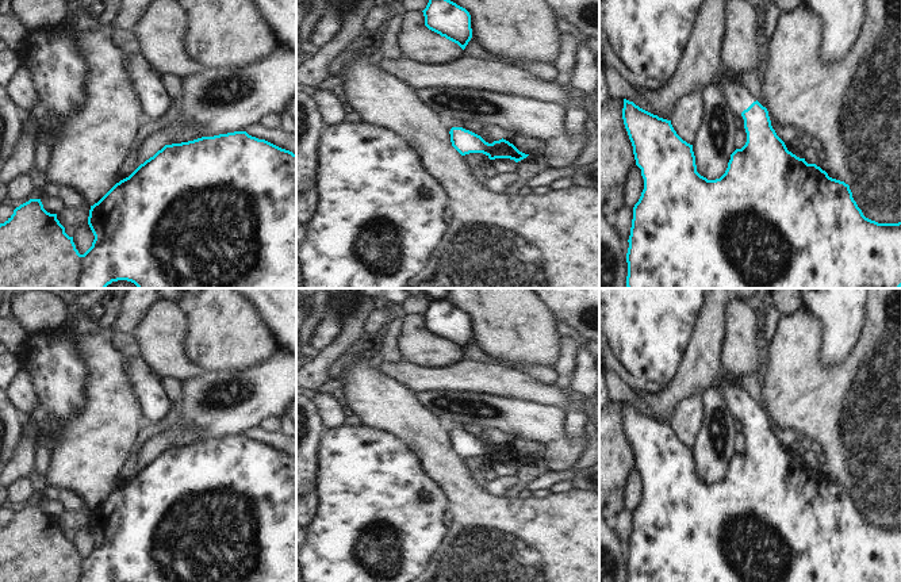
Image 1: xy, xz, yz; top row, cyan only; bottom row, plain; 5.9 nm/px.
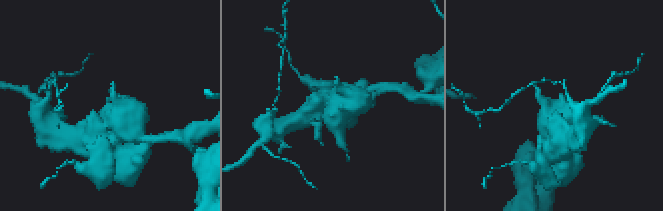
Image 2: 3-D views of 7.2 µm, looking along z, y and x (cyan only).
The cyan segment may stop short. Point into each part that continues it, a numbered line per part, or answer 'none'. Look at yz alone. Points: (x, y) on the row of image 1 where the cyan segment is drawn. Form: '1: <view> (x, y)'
1: yz (739, 96)

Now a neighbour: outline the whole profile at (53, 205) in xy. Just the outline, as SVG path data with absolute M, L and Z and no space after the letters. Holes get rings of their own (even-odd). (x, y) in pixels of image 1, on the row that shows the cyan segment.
M60 195L47 196L41 199L43 208L50 214L57 214L64 207L62 202L60 200Z

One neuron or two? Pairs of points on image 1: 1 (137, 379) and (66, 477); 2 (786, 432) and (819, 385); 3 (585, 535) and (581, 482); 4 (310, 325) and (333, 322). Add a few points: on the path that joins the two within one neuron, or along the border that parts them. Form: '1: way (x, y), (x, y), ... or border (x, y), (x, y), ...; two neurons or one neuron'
1: border (122, 356), (125, 379), (145, 416); two neurons
2: border (769, 416), (790, 428); two neurons
3: border (574, 487), (585, 490); two neurons
4: border (328, 302), (325, 316), (310, 341); two neurons

